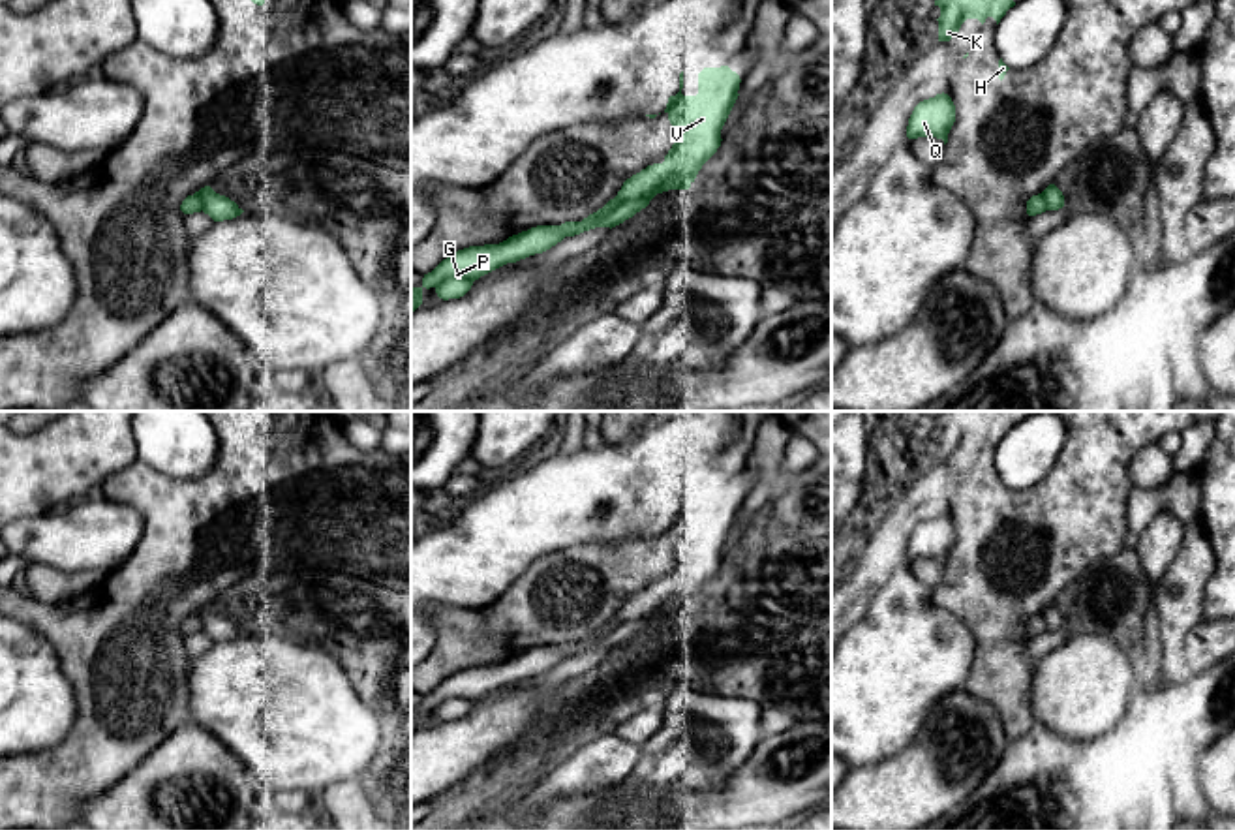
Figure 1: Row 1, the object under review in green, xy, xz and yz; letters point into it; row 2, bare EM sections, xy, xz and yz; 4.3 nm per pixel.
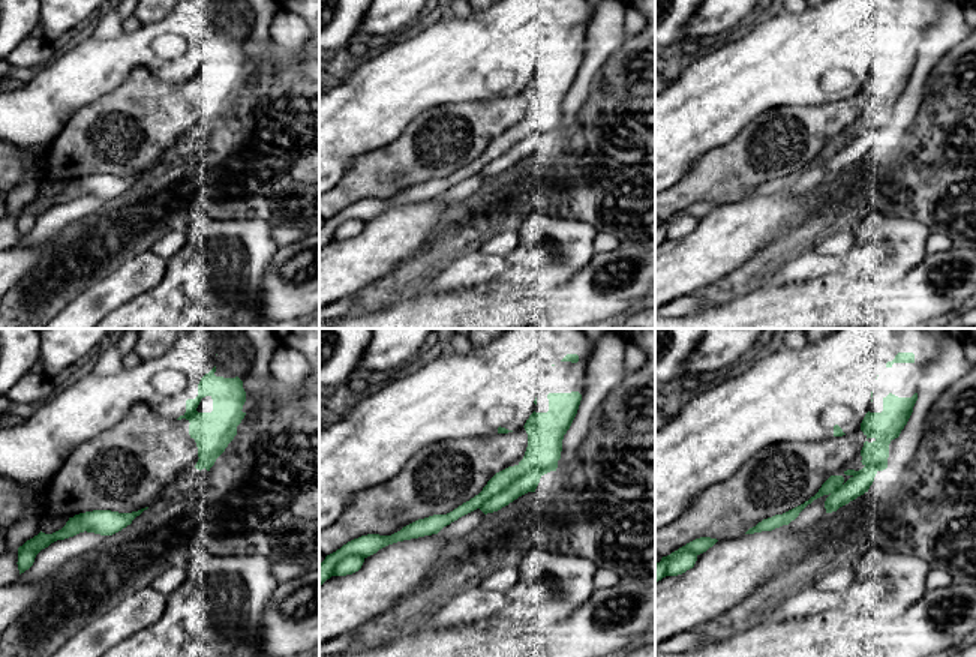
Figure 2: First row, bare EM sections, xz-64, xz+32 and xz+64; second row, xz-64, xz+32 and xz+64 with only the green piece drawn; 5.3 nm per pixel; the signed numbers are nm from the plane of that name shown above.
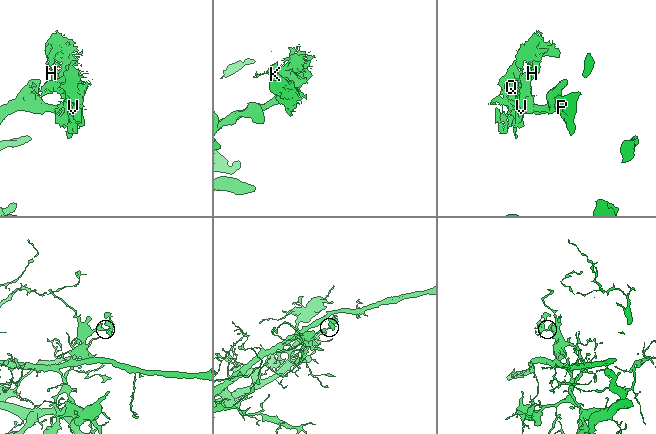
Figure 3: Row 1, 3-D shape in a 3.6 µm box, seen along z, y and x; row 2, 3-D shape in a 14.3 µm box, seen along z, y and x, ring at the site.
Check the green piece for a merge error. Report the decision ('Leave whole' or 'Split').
Split

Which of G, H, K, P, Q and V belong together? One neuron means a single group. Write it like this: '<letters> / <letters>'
G / H K P Q V

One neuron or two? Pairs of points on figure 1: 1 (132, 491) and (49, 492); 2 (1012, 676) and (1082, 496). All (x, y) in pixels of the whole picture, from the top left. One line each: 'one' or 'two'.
1: two
2: one

